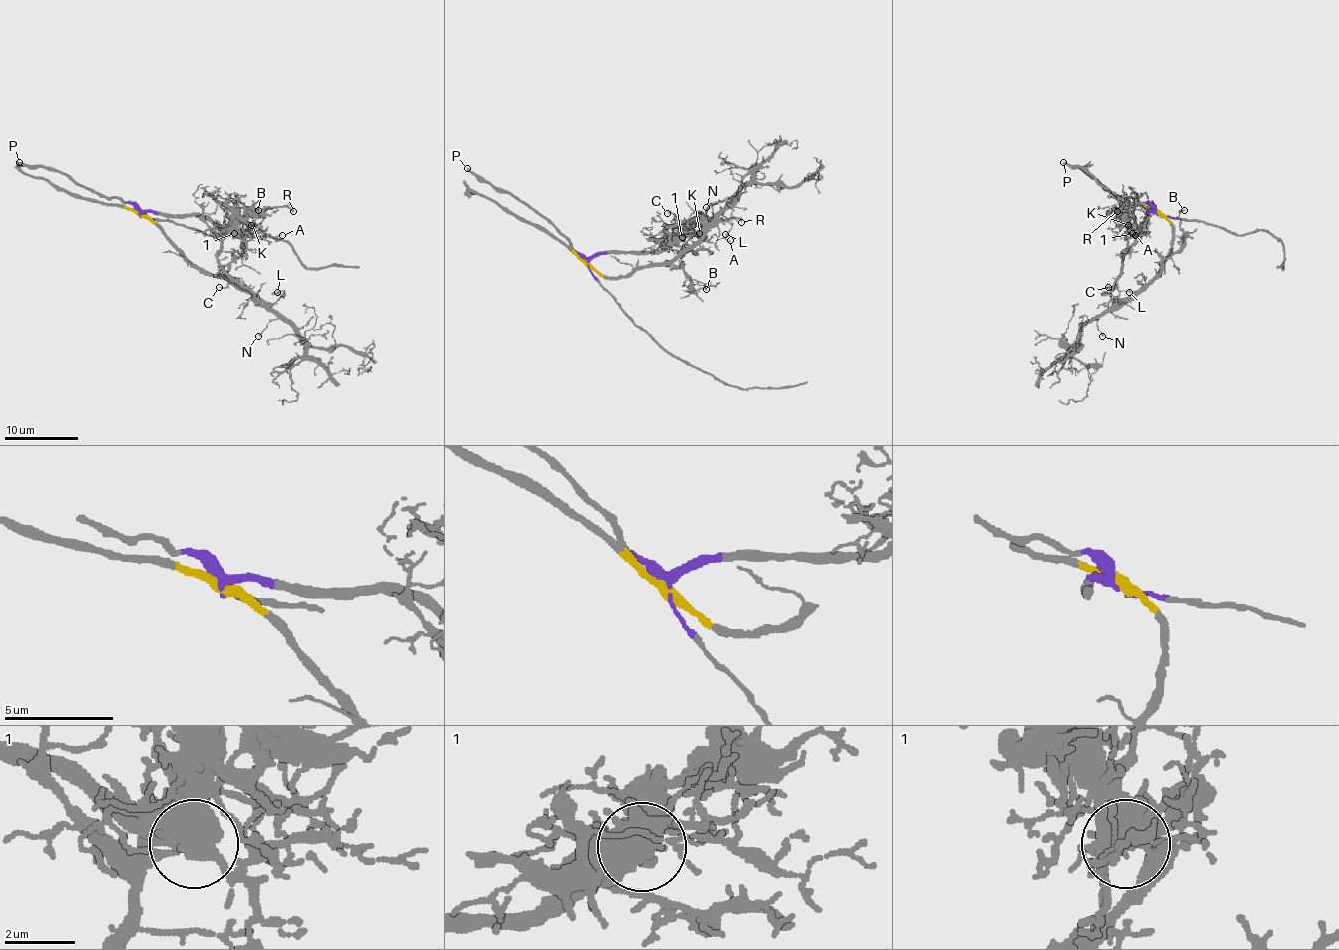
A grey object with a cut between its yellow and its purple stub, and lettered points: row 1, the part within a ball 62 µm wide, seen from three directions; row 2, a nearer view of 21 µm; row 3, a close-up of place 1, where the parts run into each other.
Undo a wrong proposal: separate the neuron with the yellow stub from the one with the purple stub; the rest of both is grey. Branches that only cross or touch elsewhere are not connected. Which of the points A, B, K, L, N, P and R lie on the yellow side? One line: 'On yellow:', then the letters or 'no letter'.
On yellow: B, L, N

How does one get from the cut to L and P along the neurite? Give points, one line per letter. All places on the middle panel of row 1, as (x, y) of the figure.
L: (588, 262), (606, 277), (628, 277), (639, 268), (674, 261), (718, 222), (731, 224), (726, 235)
P: (588, 262), (553, 226), (507, 193), (500, 193), (489, 183), (480, 182), (467, 169)

